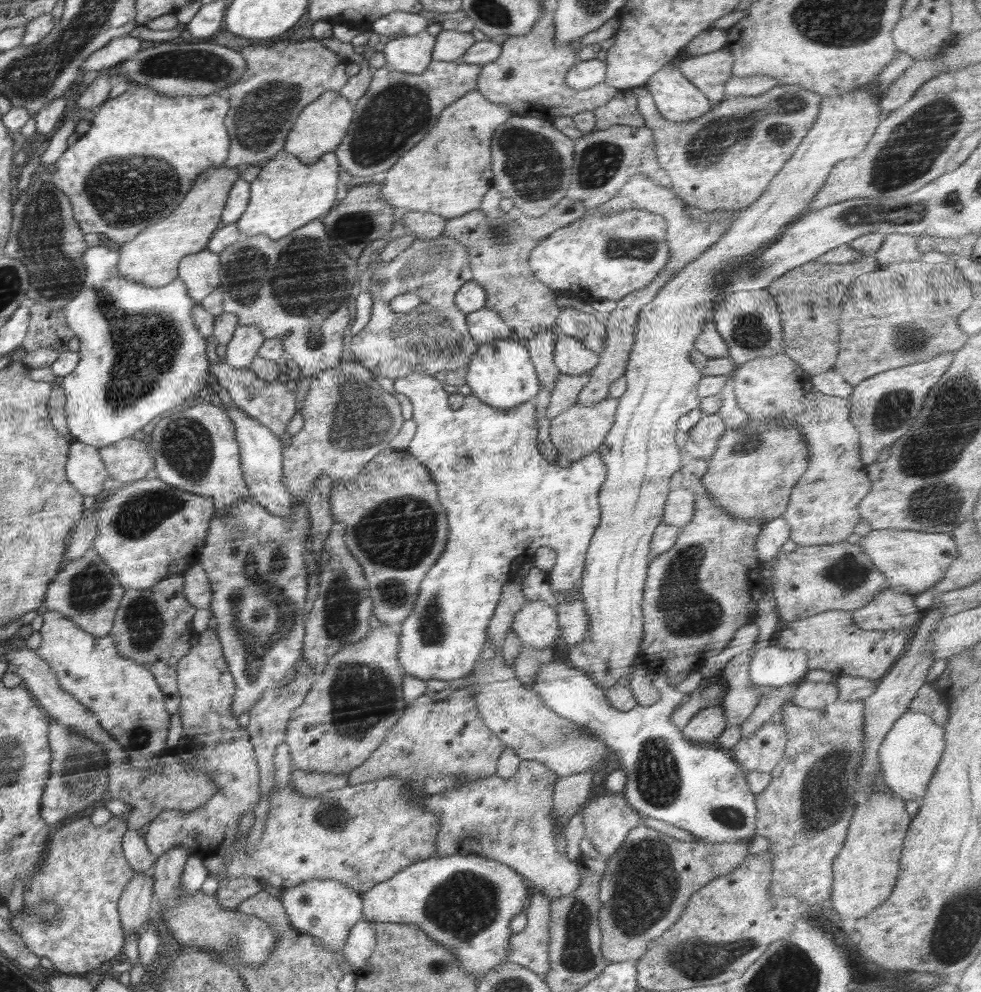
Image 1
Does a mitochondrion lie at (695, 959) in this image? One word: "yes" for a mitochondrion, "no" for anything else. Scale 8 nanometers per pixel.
yes

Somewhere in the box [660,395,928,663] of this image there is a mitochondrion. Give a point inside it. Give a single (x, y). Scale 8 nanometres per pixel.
(849, 572)

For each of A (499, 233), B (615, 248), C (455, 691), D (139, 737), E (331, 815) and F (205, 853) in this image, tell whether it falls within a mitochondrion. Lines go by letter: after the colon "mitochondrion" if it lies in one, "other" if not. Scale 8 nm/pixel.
A: mitochondrion
B: mitochondrion
C: other
D: mitochondrion
E: mitochondrion
F: other

